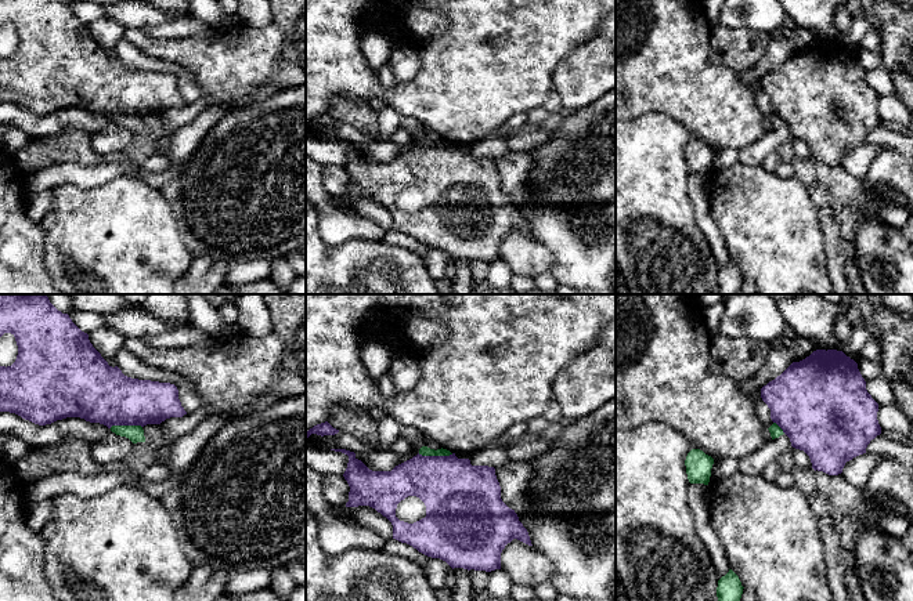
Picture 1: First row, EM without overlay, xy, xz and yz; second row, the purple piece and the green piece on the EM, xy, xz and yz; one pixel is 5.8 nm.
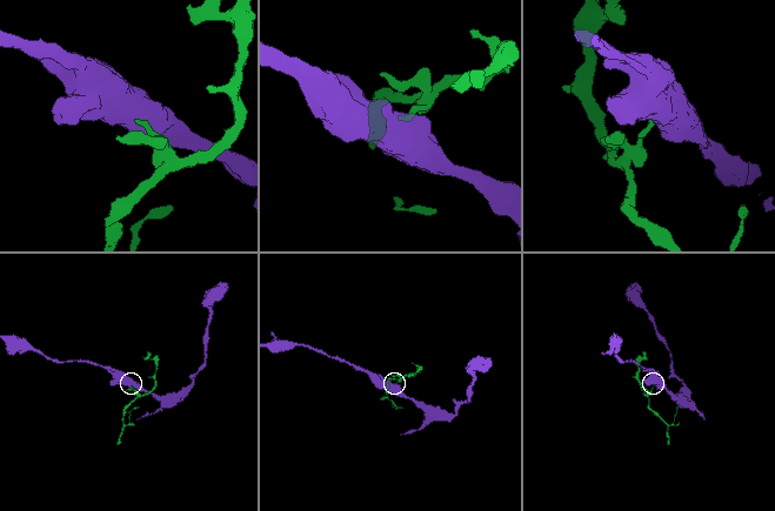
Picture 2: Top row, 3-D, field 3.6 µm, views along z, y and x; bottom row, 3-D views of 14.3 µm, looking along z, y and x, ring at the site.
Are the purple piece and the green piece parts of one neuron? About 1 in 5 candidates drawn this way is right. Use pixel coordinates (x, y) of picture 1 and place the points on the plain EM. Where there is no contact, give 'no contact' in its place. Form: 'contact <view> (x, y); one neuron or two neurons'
contact xz (436, 147); two neurons

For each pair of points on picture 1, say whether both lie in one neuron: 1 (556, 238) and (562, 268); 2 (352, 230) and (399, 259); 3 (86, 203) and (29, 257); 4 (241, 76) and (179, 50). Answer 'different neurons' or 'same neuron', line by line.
1: same neuron
2: different neurons
3: different neurons
4: same neuron

